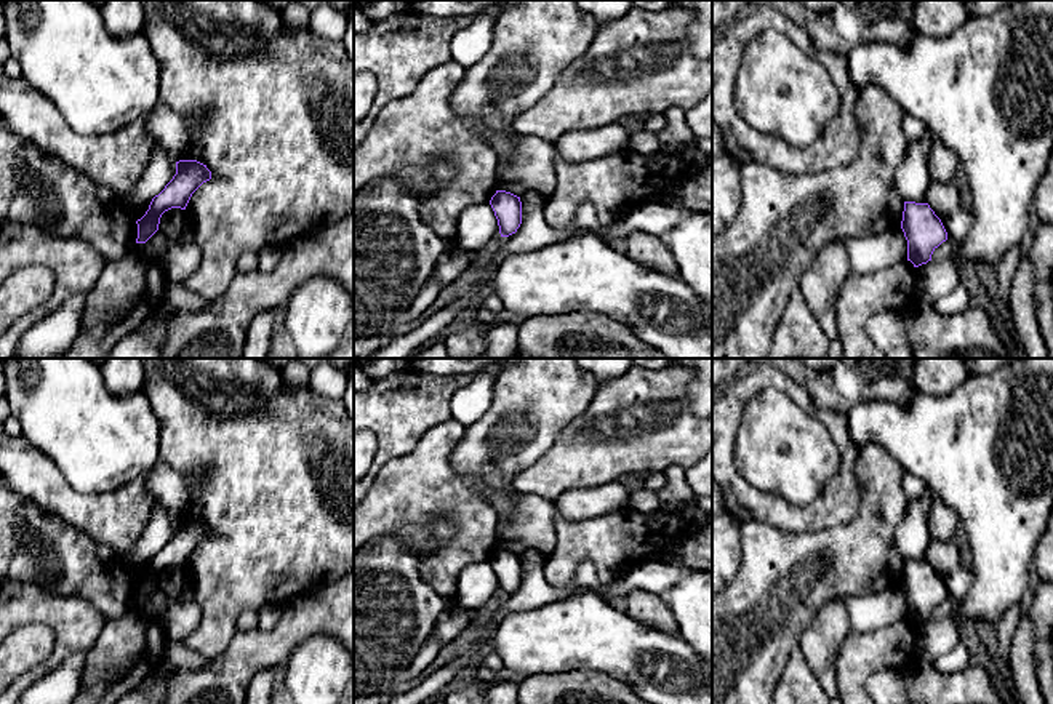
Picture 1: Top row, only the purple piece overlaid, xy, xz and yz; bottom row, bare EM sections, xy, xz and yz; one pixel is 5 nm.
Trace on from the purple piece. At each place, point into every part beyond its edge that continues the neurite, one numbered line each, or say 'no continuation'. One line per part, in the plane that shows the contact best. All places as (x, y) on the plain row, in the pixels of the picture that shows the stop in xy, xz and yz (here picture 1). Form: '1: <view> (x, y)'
no continuation

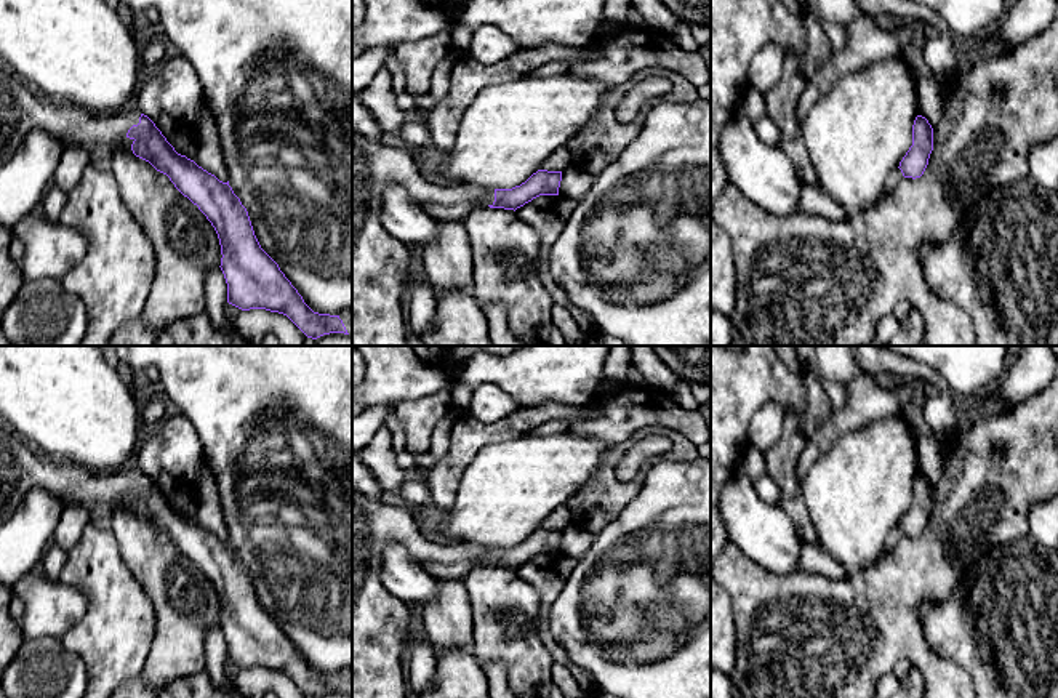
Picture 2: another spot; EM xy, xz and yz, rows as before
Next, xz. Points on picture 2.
1: xz (381, 633)

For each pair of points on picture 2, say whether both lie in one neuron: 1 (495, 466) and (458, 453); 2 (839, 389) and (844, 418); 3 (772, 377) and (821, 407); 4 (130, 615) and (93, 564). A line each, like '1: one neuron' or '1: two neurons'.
1: two neurons
2: two neurons
3: two neurons
4: one neuron

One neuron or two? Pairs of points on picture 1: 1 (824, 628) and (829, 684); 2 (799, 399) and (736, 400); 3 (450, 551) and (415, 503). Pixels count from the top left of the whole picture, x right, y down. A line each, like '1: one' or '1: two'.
1: one
2: one
3: one

